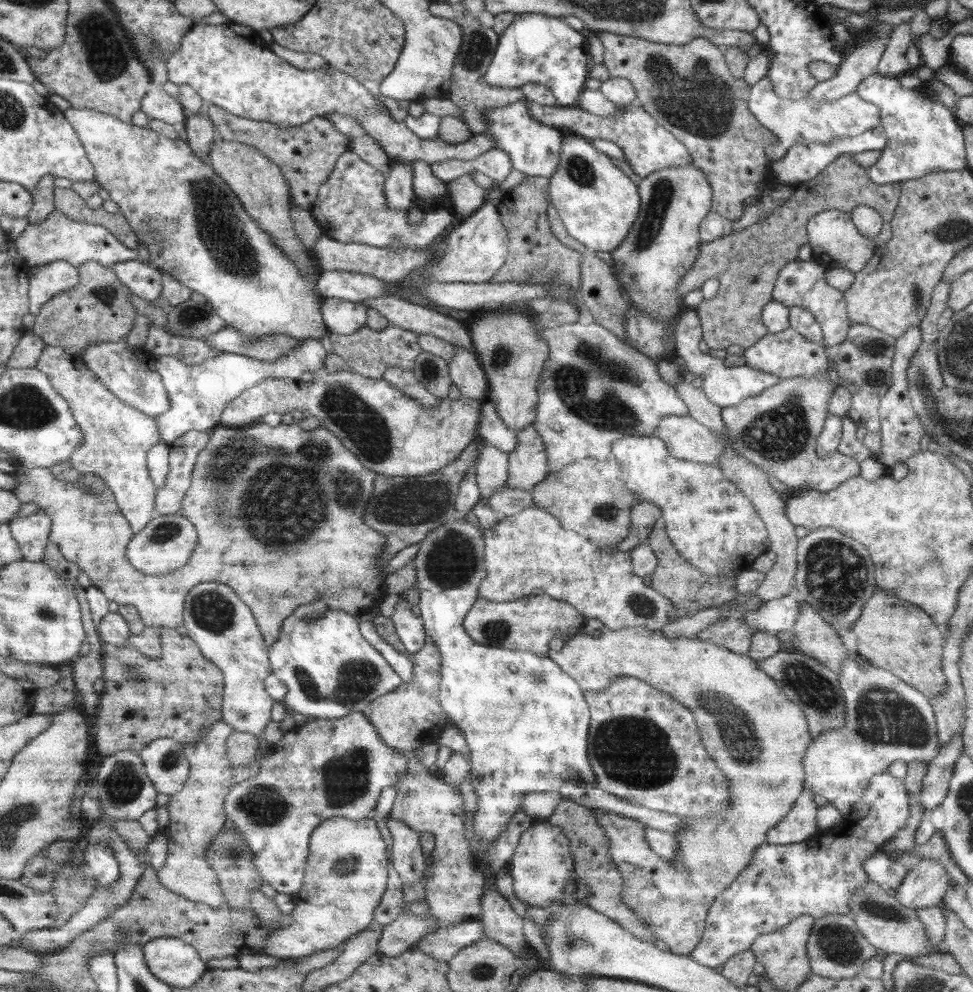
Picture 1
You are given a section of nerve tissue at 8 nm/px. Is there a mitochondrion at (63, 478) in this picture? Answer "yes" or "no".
no

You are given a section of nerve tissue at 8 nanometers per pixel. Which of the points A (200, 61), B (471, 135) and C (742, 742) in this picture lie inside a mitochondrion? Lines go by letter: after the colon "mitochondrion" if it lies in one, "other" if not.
A: other
B: other
C: mitochondrion

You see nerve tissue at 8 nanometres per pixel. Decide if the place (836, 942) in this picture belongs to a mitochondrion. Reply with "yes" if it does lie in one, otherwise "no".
yes

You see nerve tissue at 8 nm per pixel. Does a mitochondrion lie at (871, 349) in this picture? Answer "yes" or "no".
yes

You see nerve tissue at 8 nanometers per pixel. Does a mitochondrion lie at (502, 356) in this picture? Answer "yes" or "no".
yes

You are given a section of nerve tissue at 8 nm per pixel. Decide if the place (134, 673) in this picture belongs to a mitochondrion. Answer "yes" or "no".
yes

